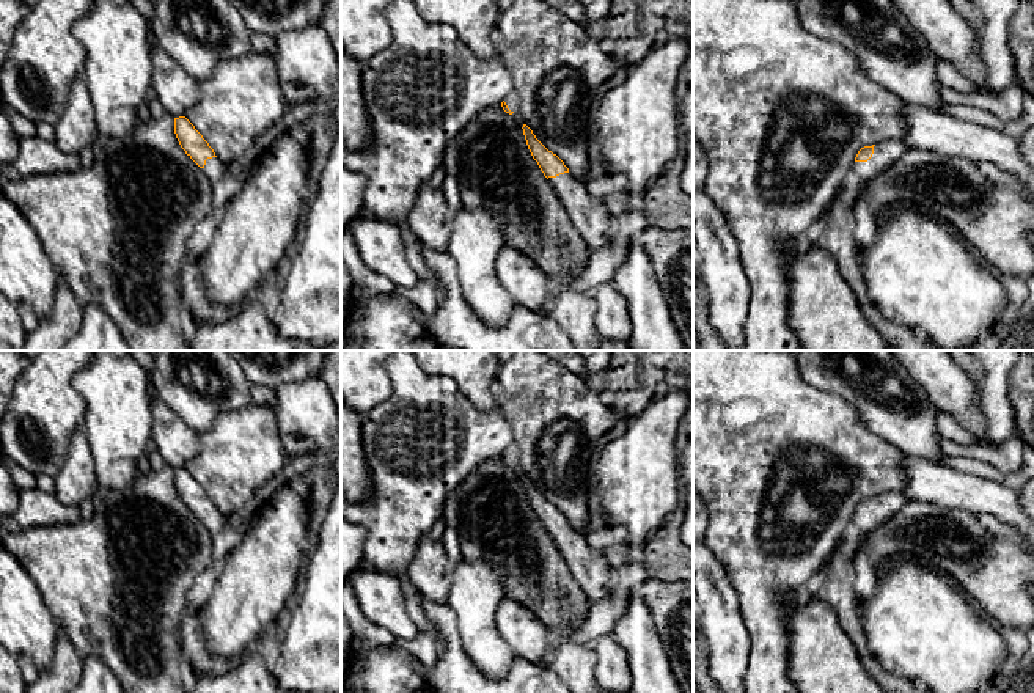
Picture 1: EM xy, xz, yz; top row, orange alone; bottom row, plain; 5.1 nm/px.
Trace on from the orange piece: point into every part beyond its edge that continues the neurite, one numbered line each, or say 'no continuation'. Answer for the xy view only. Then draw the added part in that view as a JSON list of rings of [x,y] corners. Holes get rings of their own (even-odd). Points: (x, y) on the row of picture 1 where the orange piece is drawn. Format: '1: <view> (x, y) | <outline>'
1: xy (214, 168) | [[[212,157],[206,160],[201,170],[212,182],[217,182],[226,176],[228,167],[229,165],[223,163],[218,157]]]

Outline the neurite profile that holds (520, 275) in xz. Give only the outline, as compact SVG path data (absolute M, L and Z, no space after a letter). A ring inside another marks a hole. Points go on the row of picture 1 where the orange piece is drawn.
M504 244L497 258L497 270L501 284L512 295L515 305L541 311L552 294L552 288L548 277L536 261Z

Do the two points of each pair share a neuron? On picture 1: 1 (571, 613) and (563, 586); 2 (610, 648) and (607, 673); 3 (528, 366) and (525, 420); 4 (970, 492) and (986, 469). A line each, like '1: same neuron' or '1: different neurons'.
1: same neuron
2: same neuron
3: same neuron
4: different neurons

